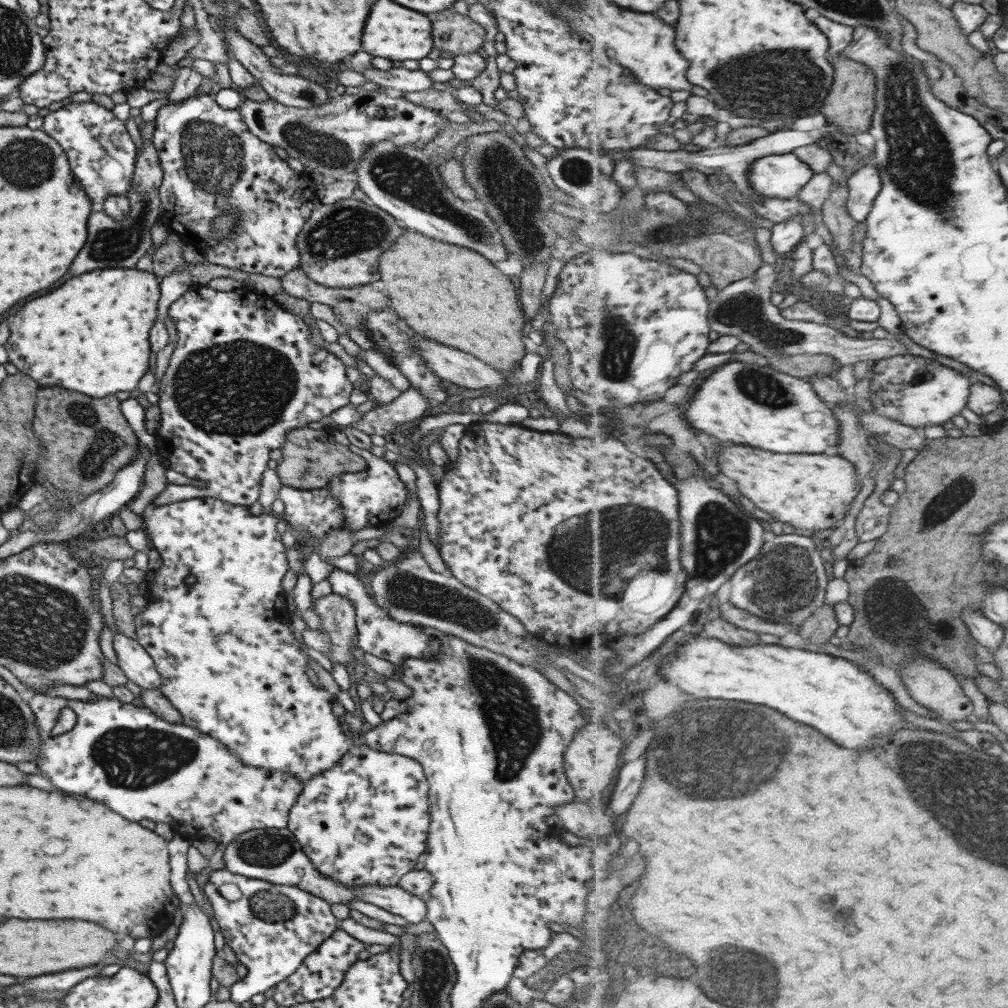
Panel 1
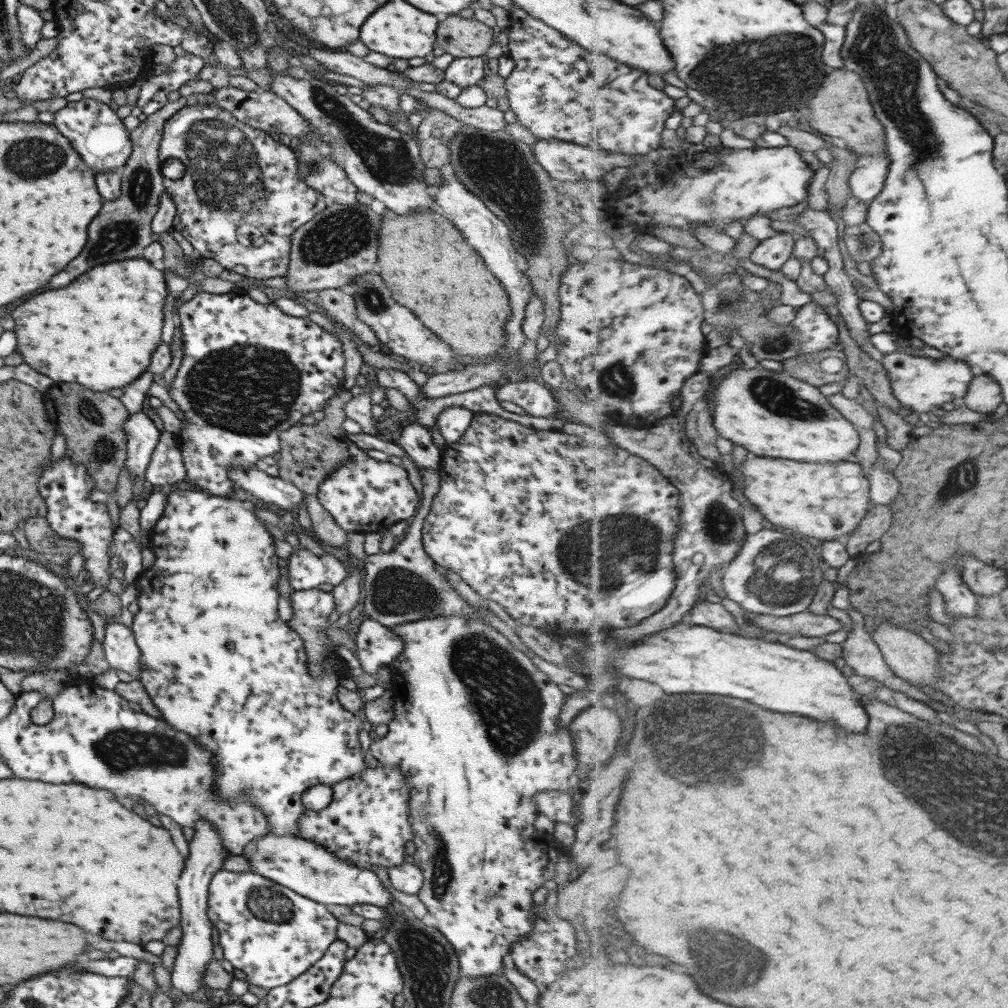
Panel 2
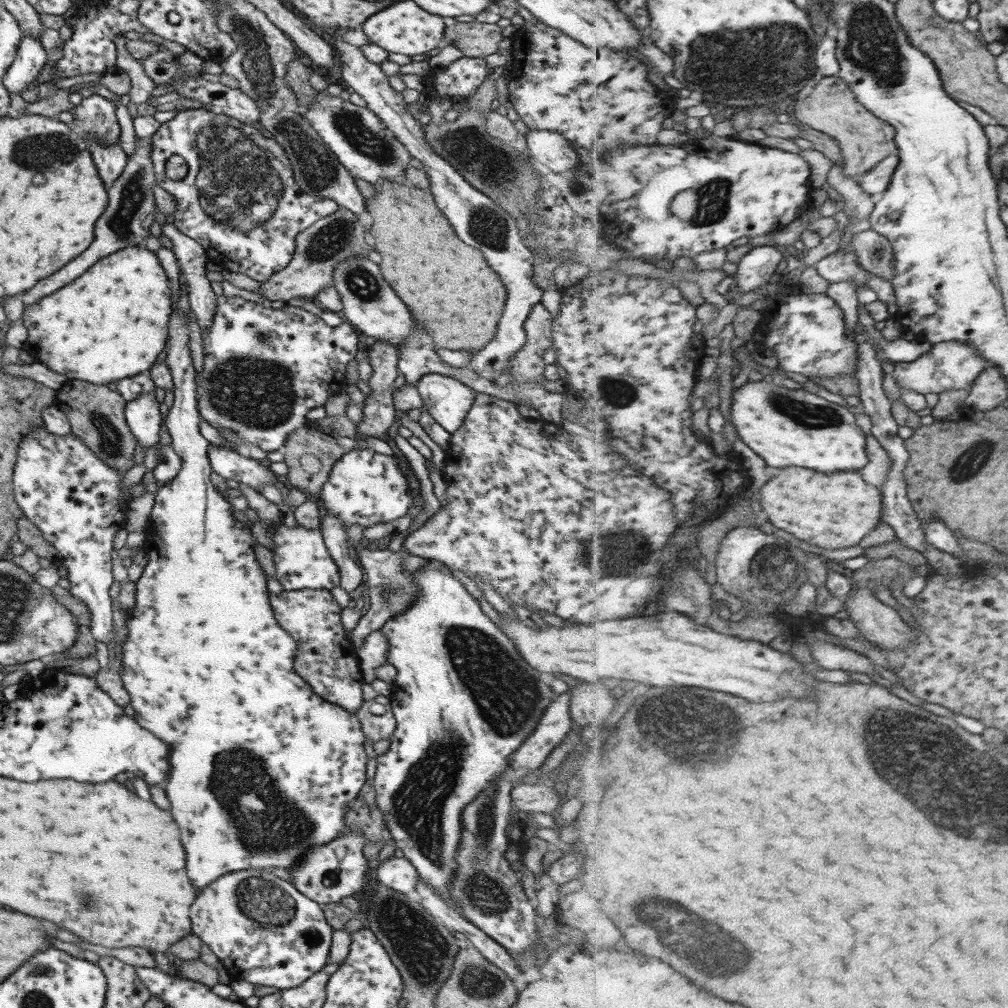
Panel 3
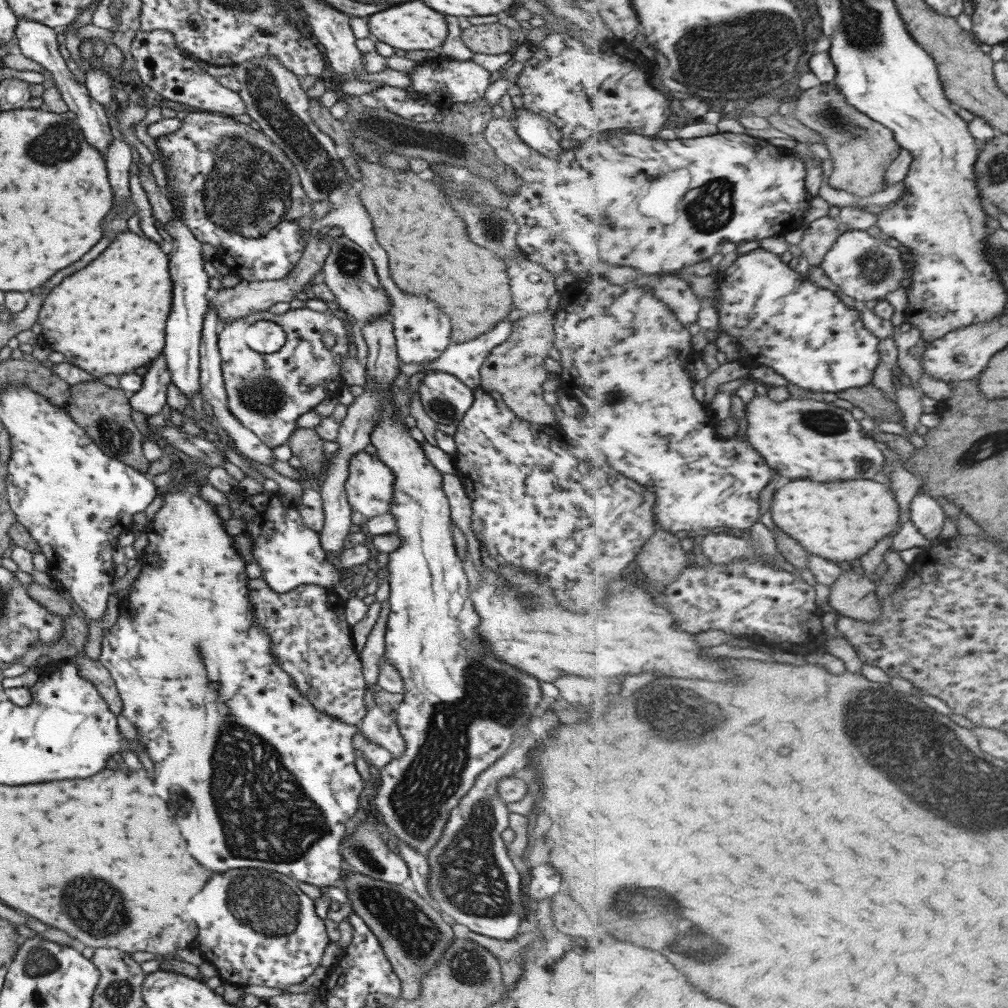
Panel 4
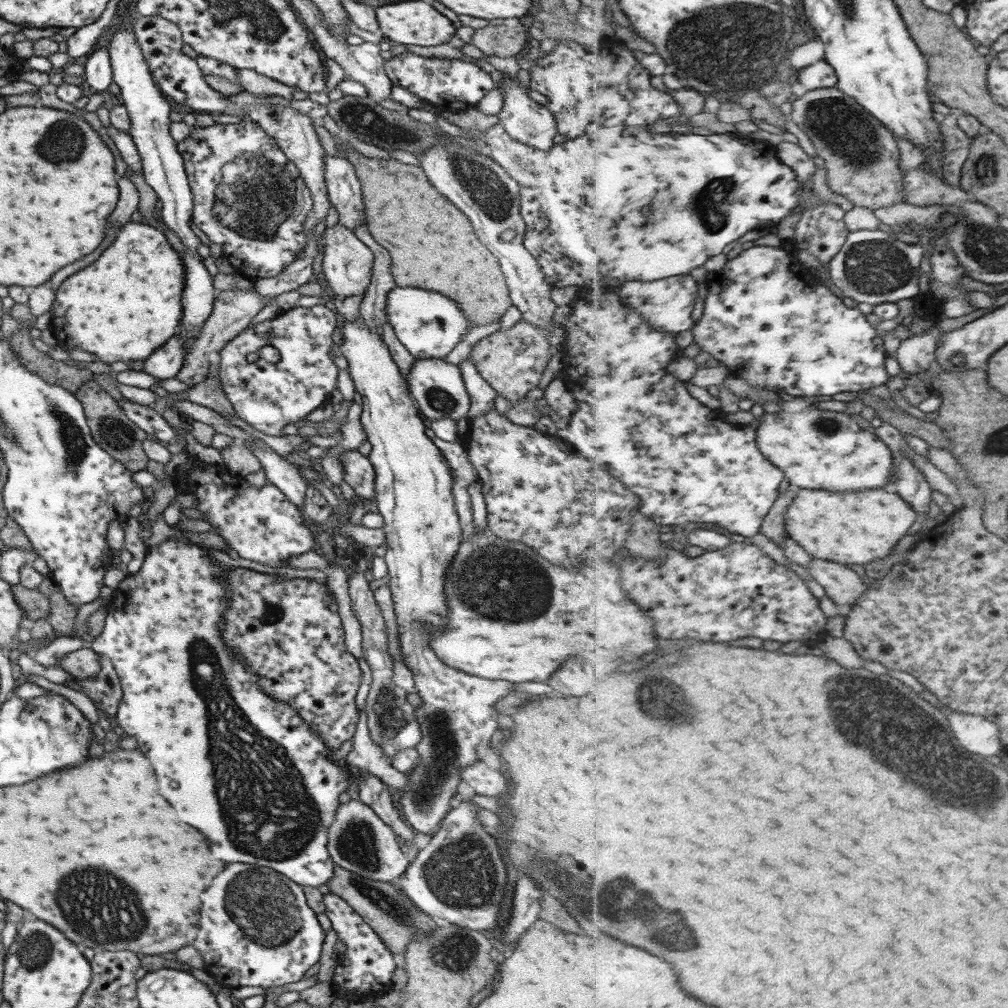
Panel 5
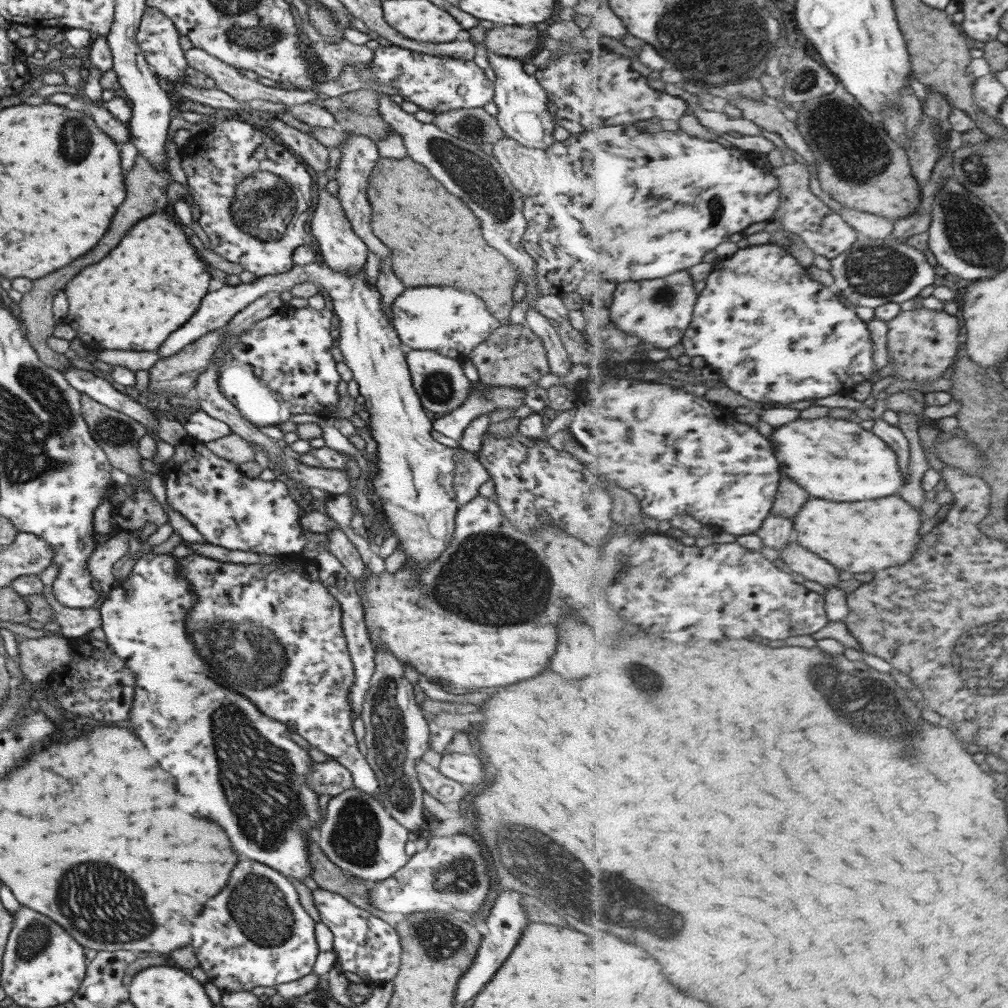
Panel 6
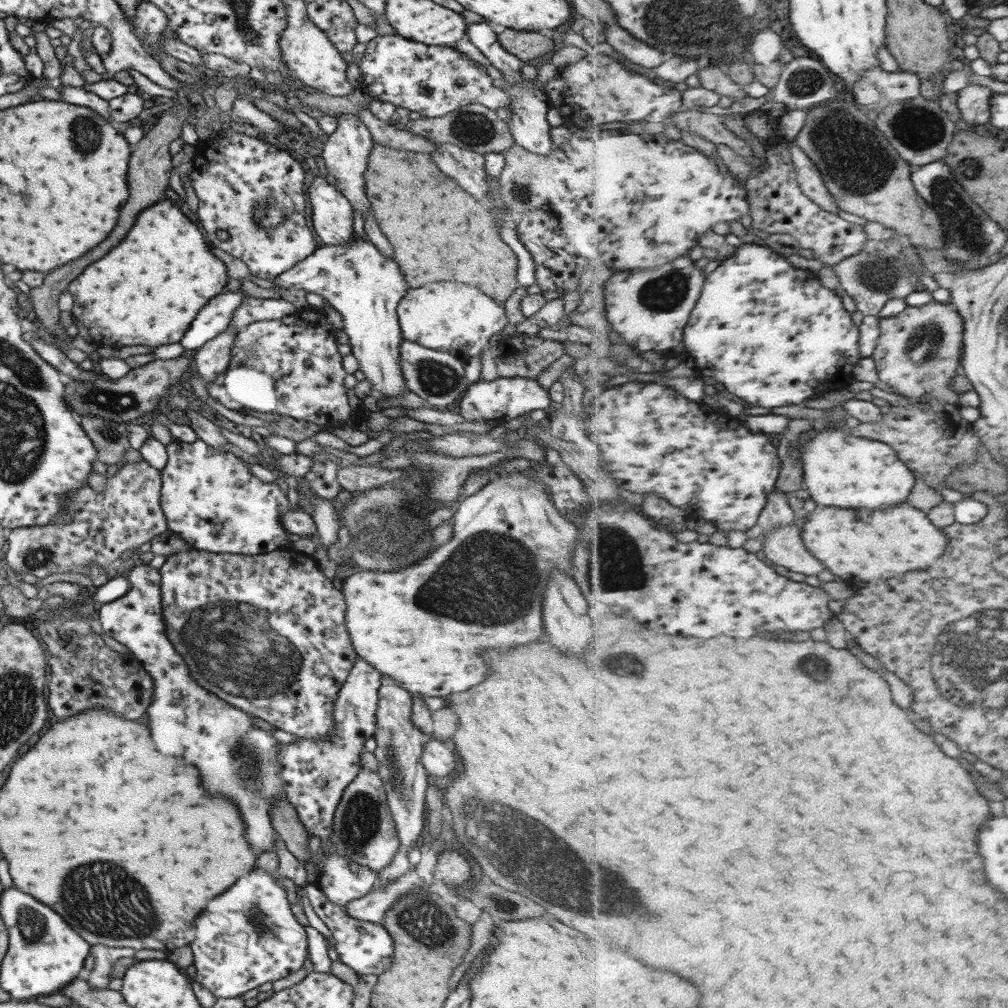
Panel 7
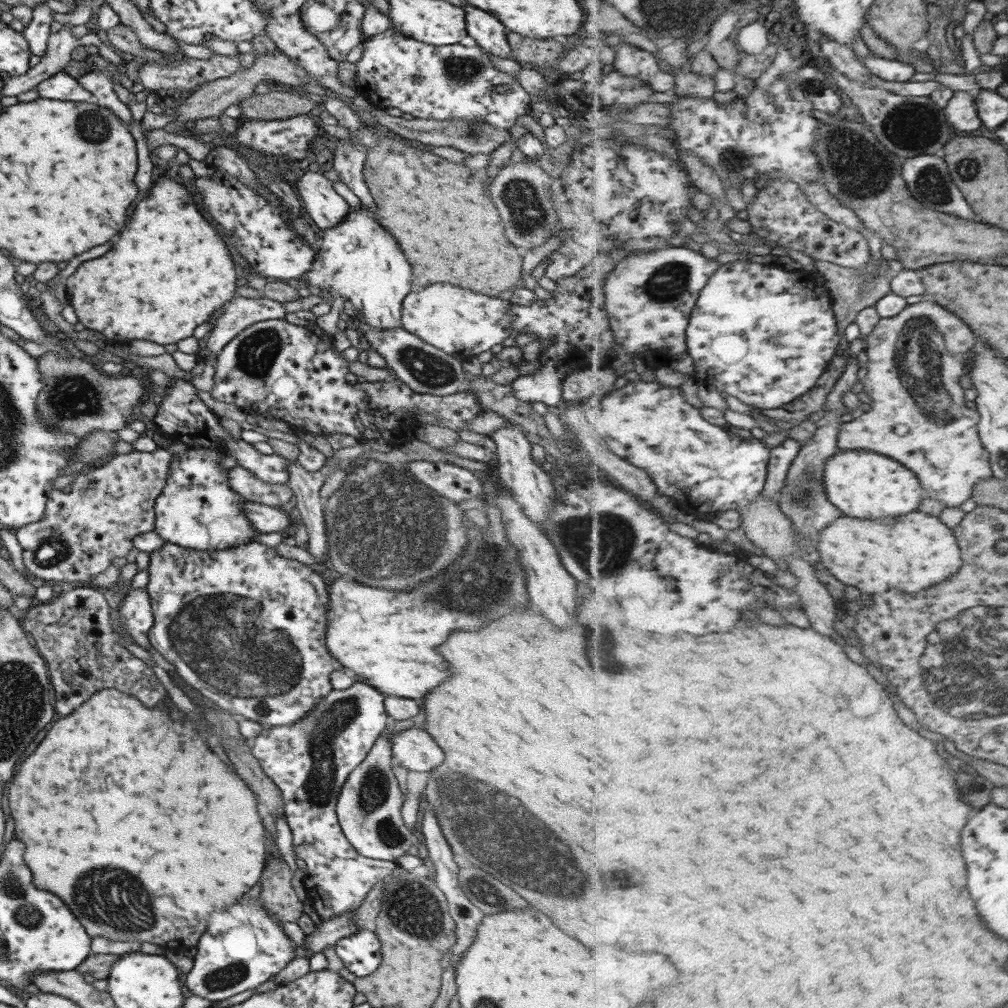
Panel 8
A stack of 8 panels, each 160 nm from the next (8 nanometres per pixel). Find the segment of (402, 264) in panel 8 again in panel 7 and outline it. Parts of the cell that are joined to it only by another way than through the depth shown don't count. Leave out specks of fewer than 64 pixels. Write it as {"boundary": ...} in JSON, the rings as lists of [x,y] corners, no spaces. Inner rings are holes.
{"boundary":[[[354,236],[354,241],[347,246],[321,246],[315,248],[312,254],[300,260],[289,270],[278,274],[271,284],[281,290],[300,289],[305,292],[319,294],[342,318],[342,330],[349,338],[351,356],[358,362],[358,369],[365,375],[365,380],[371,383],[370,391],[377,398],[389,399],[399,394],[403,389],[404,380],[399,368],[399,341],[402,339],[396,313],[396,306],[405,294],[403,276],[393,260],[383,258],[371,242],[363,242]]]}

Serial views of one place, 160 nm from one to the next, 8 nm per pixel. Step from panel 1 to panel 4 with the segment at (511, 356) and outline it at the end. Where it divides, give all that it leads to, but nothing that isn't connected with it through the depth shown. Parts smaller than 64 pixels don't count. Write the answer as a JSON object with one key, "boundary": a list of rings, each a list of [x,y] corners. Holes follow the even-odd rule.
{"boundary":[[[318,98],[308,99],[310,119],[337,146],[346,147],[356,161],[360,178],[358,195],[375,230],[377,244],[387,252],[389,276],[399,290],[409,294],[425,294],[451,320],[452,343],[473,340],[493,328],[513,308],[505,264],[489,250],[467,238],[465,222],[451,210],[436,184],[422,180],[413,171],[387,170],[354,154],[343,122],[331,117]],[[411,240],[419,240],[413,244]],[[453,254],[453,256],[447,256]]]}

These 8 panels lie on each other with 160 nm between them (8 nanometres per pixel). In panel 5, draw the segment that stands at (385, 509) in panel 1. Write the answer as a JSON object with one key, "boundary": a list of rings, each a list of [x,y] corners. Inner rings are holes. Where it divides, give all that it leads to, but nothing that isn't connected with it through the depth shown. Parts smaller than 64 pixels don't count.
{"boundary":[[[356,450],[343,451],[339,457],[343,469],[342,480],[347,482],[362,503],[371,509],[375,500],[374,470],[368,457]]]}

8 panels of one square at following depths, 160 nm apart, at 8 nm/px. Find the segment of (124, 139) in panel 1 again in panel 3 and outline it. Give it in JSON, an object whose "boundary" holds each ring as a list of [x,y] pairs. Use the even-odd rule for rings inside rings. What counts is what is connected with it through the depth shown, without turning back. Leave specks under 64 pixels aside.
{"boundary":[[[97,93],[82,99],[72,110],[73,122],[81,126],[82,138],[95,137],[103,143],[115,143],[119,136],[119,125],[113,113],[111,101],[97,95]]]}

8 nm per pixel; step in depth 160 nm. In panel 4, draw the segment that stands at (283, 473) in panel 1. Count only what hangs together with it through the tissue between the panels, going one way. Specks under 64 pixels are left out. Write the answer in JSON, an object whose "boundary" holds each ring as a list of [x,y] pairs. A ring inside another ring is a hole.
{"boundary":[[[297,427],[286,440],[293,456],[299,456],[301,468],[304,468],[303,477],[318,473],[323,468],[323,462],[328,455],[323,453],[323,440],[314,429]]]}

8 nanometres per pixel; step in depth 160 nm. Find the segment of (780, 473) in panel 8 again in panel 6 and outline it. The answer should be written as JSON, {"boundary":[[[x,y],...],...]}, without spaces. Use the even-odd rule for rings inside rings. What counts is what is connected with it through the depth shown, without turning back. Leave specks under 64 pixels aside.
{"boundary":[[[770,514],[754,534],[761,539],[763,545],[782,551],[791,540],[795,539],[794,518]]]}

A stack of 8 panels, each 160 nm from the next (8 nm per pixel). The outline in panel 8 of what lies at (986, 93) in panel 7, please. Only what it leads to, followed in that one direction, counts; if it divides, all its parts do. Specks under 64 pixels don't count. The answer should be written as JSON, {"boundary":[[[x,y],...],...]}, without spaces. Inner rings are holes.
{"boundary":[[[954,91],[953,98],[944,108],[949,122],[955,129],[971,132],[983,126],[982,117],[978,113],[977,95],[974,91]]]}

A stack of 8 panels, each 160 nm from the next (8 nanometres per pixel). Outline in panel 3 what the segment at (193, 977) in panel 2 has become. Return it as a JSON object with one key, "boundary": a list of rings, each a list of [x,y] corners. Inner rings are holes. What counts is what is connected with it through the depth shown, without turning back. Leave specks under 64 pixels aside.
{"boundary":[[[181,270],[179,273],[179,298],[173,307],[173,314],[169,316],[169,340],[165,350],[165,365],[172,379],[173,402],[168,408],[168,413],[163,417],[163,428],[167,430],[171,438],[173,452],[180,458],[181,468],[173,480],[160,484],[155,492],[155,504],[153,504],[148,522],[145,527],[145,540],[142,542],[142,551],[146,552],[147,562],[140,577],[134,583],[135,604],[126,618],[126,636],[123,642],[117,646],[113,654],[113,666],[121,670],[120,679],[124,690],[129,695],[129,706],[133,709],[133,719],[139,727],[146,729],[169,747],[169,765],[171,772],[163,784],[165,796],[169,800],[169,810],[179,826],[181,832],[181,844],[187,854],[185,858],[185,870],[191,878],[193,886],[201,890],[215,878],[228,872],[247,869],[285,868],[290,870],[300,856],[304,856],[308,850],[319,845],[327,845],[337,837],[337,833],[343,829],[345,815],[343,808],[358,795],[359,788],[366,780],[366,756],[363,751],[363,737],[359,720],[356,714],[346,712],[345,709],[331,704],[316,696],[305,680],[294,671],[293,661],[295,656],[294,640],[277,624],[273,611],[268,603],[267,587],[265,587],[265,574],[259,567],[253,551],[251,550],[251,533],[249,527],[233,518],[231,507],[224,500],[209,481],[211,467],[206,457],[209,443],[199,433],[199,417],[196,397],[196,384],[194,383],[194,370],[189,357],[189,326],[187,326],[187,313],[190,304],[187,302],[187,288],[183,284]]]}

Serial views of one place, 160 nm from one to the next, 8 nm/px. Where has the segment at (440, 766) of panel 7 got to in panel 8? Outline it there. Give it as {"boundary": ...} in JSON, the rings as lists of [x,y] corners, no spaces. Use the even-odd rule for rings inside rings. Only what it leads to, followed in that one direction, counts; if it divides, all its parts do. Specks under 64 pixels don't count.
{"boundary":[[[420,726],[401,730],[389,741],[392,757],[407,771],[430,773],[443,764],[442,750]]]}

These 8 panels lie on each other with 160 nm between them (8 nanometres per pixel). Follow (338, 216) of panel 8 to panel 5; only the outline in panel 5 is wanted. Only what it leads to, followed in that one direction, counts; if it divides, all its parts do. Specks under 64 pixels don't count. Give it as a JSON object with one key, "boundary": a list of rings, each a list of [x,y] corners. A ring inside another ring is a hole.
{"boundary":[[[338,223],[335,226],[327,226],[323,230],[321,238],[318,239],[318,245],[323,245],[321,269],[323,279],[331,289],[332,296],[343,299],[357,295],[363,296],[370,282],[373,262],[372,253],[367,246],[355,238],[349,228]]]}

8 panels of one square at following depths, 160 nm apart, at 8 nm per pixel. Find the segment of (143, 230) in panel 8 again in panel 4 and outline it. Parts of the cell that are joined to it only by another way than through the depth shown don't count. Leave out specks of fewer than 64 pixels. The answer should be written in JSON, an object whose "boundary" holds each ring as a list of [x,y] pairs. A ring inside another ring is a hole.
{"boundary":[[[119,232],[115,236],[115,240],[95,258],[91,260],[85,268],[77,270],[75,274],[63,278],[63,282],[59,282],[49,294],[47,298],[43,300],[41,308],[39,308],[39,316],[37,322],[41,325],[41,332],[39,334],[39,343],[43,346],[50,349],[52,353],[59,352],[65,356],[65,362],[67,364],[81,369],[83,372],[88,375],[94,376],[95,379],[98,379],[99,376],[103,374],[114,374],[119,376],[127,372],[127,370],[133,370],[140,366],[147,366],[149,363],[155,360],[155,356],[162,355],[161,348],[163,348],[163,336],[165,336],[165,318],[171,310],[171,280],[169,280],[169,268],[167,268],[167,255],[161,252],[160,247],[152,242],[149,238],[143,236],[136,236],[133,232]]]}

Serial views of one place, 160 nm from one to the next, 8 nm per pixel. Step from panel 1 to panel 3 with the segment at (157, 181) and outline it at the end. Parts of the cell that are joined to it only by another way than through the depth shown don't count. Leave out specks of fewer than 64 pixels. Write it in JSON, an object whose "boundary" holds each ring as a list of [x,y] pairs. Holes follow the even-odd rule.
{"boundary":[[[135,137],[135,140],[137,140],[135,142],[135,149],[126,160],[122,173],[106,188],[107,196],[109,196],[109,204],[107,204],[103,216],[99,216],[99,220],[95,222],[95,238],[93,238],[91,246],[85,252],[81,252],[81,256],[77,256],[73,262],[67,262],[61,270],[57,270],[55,274],[39,280],[33,288],[29,288],[27,292],[23,292],[19,296],[19,300],[24,306],[35,304],[39,298],[43,298],[43,296],[55,292],[57,288],[61,288],[63,284],[75,280],[95,260],[107,256],[113,250],[119,250],[119,248],[125,248],[125,246],[145,248],[144,238],[151,236],[150,227],[154,222],[153,208],[155,204],[153,203],[151,187],[155,186],[155,179],[150,159],[149,137]]]}

